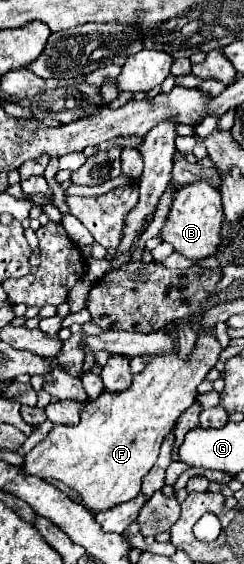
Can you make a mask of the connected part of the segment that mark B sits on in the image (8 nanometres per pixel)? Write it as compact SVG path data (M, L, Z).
M197 182L177 188L167 216L167 224L161 230L161 238L163 242L171 244L175 252L183 254L189 260L205 260L219 254L221 226L223 226L223 206L219 198L219 190L215 190L207 182Z

